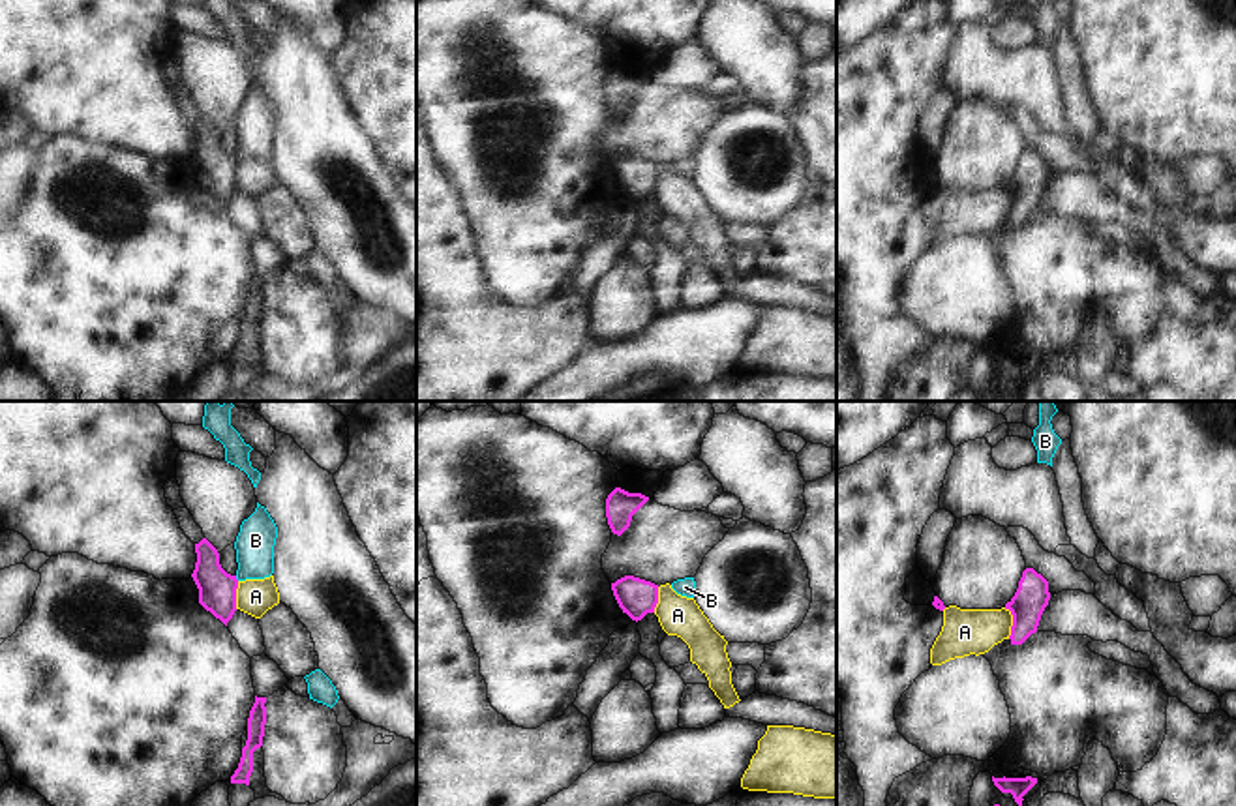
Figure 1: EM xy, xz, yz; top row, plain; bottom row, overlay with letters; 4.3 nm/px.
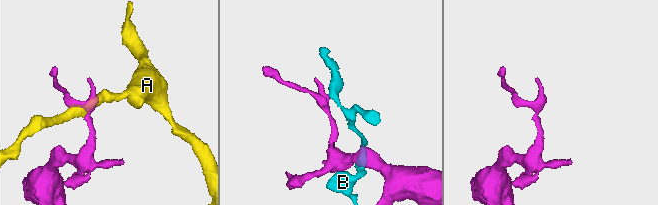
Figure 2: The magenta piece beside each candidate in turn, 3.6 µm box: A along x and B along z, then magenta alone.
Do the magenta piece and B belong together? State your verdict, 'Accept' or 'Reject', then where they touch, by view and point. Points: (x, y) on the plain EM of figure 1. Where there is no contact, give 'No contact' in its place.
Reject. Touches magenta at xy (235, 158).

